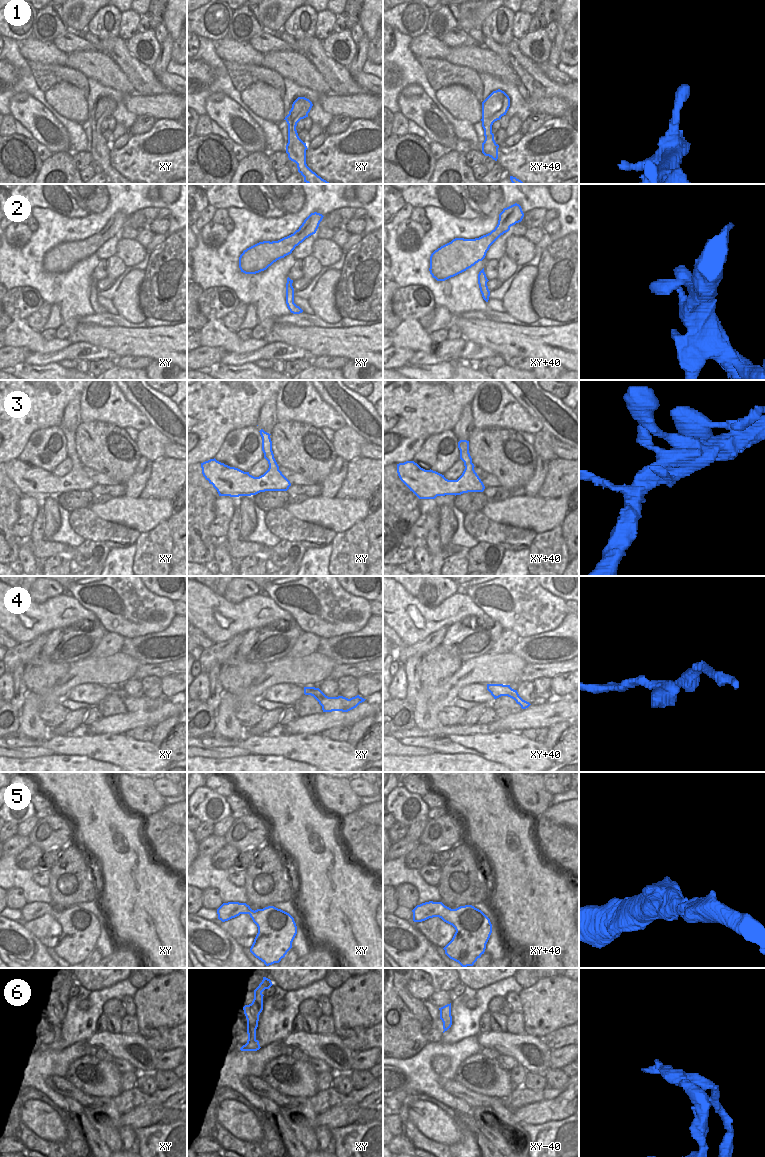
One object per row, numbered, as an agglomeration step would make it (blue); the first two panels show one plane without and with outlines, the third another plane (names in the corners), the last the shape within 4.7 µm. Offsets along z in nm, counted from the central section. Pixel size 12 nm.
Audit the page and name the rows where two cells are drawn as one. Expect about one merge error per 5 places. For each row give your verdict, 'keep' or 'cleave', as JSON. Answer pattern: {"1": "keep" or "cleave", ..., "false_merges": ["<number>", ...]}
{"1": "keep", "2": "keep", "3": "keep", "4": "keep", "5": "keep", "6": "cleave", "false_merges": ["6"]}

